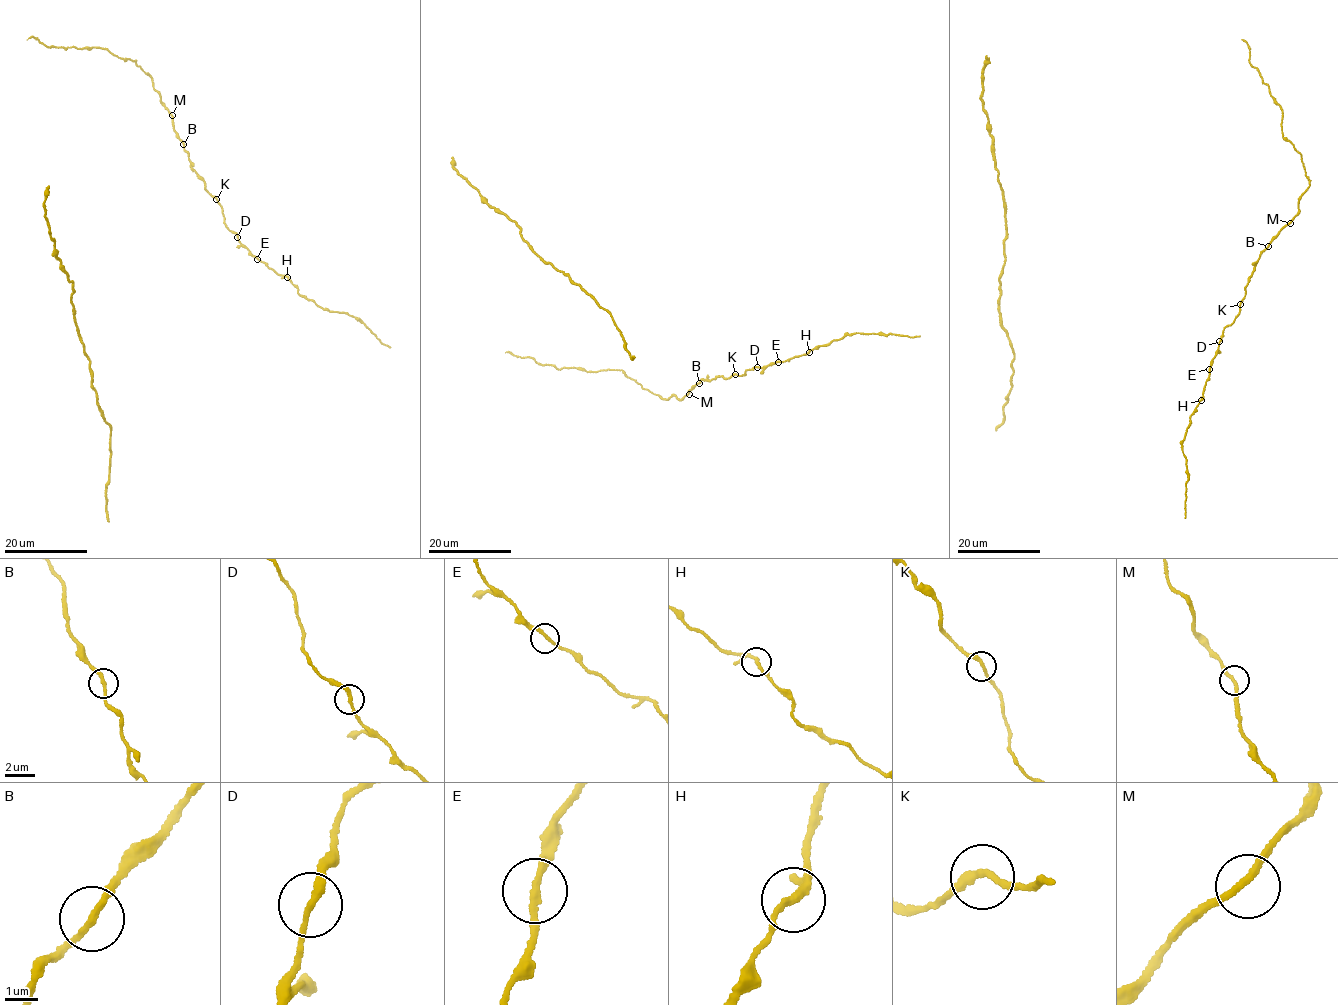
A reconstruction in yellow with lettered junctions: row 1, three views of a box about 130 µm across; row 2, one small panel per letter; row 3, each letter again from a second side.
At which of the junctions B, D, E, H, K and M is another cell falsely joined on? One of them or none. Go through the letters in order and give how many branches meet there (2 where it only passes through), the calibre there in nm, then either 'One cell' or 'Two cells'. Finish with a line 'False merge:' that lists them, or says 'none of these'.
B: Branches: 2. Thickness 200 nm. One cell
D: Branches: 2. Thickness 200 nm. One cell
E: Branches: 2. Thickness 200 nm. One cell
H: Branches: 2. Thickness 200 nm. One cell
K: Branches: 2. Thickness 240 nm. One cell
M: Branches: 2. Thickness 200 nm. One cell
False merge: none of these

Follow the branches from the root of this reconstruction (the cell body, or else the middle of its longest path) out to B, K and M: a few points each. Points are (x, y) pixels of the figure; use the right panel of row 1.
B: (1211, 361), (1225, 327), (1238, 313), (1256, 262), (1268, 246)
K: (1211, 361), (1225, 327), (1234, 321), (1240, 304)
M: (1211, 361), (1225, 327), (1238, 313), (1245, 285), (1262, 251), (1290, 223)

